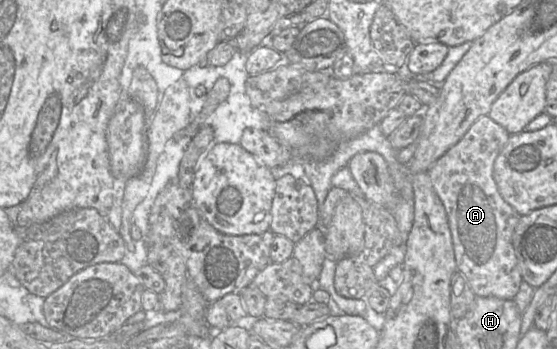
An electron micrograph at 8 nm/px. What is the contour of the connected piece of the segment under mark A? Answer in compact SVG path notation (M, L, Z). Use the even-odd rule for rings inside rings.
M488 115L482 116L473 123L462 139L427 171L433 189L448 217L457 270L465 276L477 297L493 296L513 300L523 281L512 243L513 234L521 216L502 198L493 176L495 161L510 136L504 127Z

